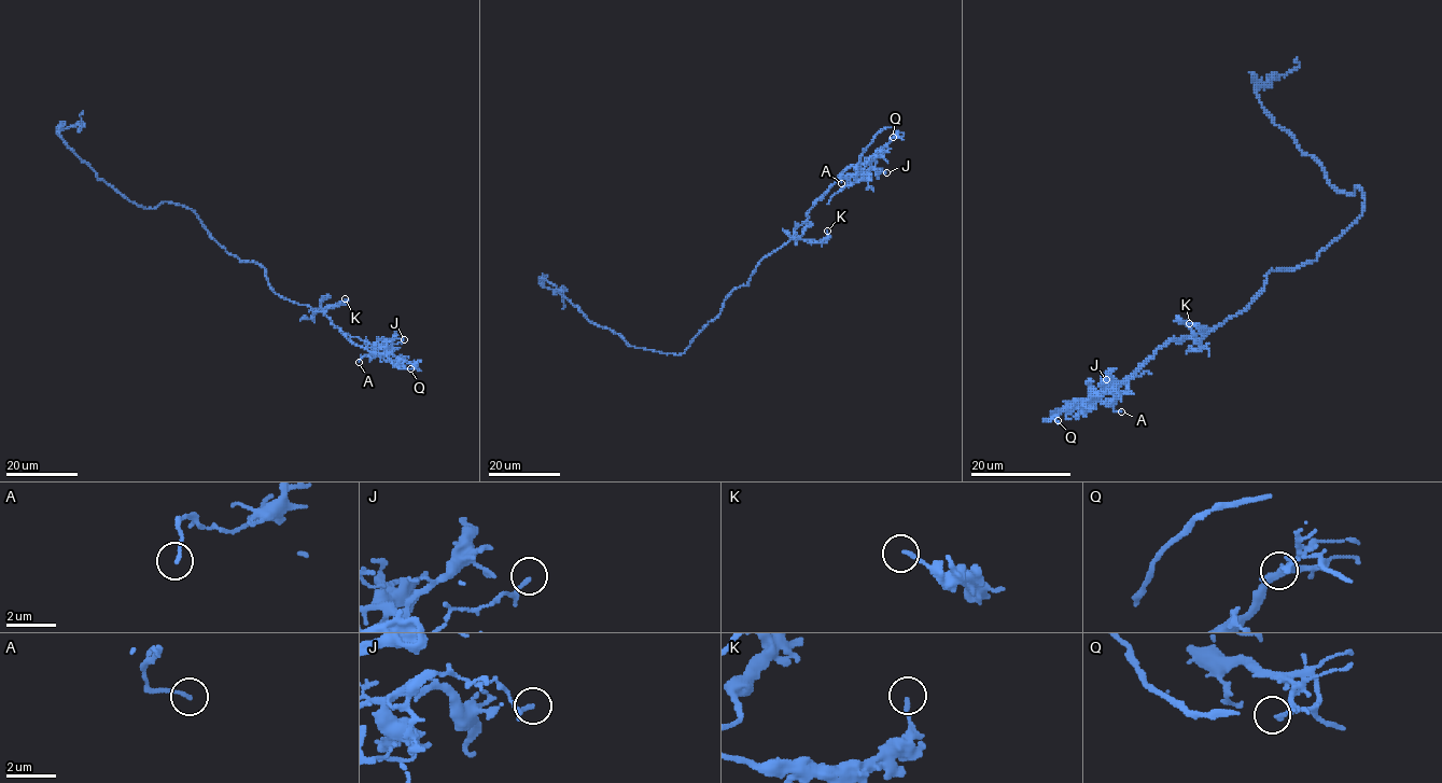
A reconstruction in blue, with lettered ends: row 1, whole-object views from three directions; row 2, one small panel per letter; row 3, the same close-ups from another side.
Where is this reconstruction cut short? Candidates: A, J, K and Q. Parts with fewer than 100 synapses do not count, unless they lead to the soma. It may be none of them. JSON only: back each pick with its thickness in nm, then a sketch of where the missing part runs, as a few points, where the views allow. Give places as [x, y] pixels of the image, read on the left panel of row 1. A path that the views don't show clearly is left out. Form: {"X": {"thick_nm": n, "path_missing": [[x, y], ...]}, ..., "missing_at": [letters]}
{"missing_at": []}

